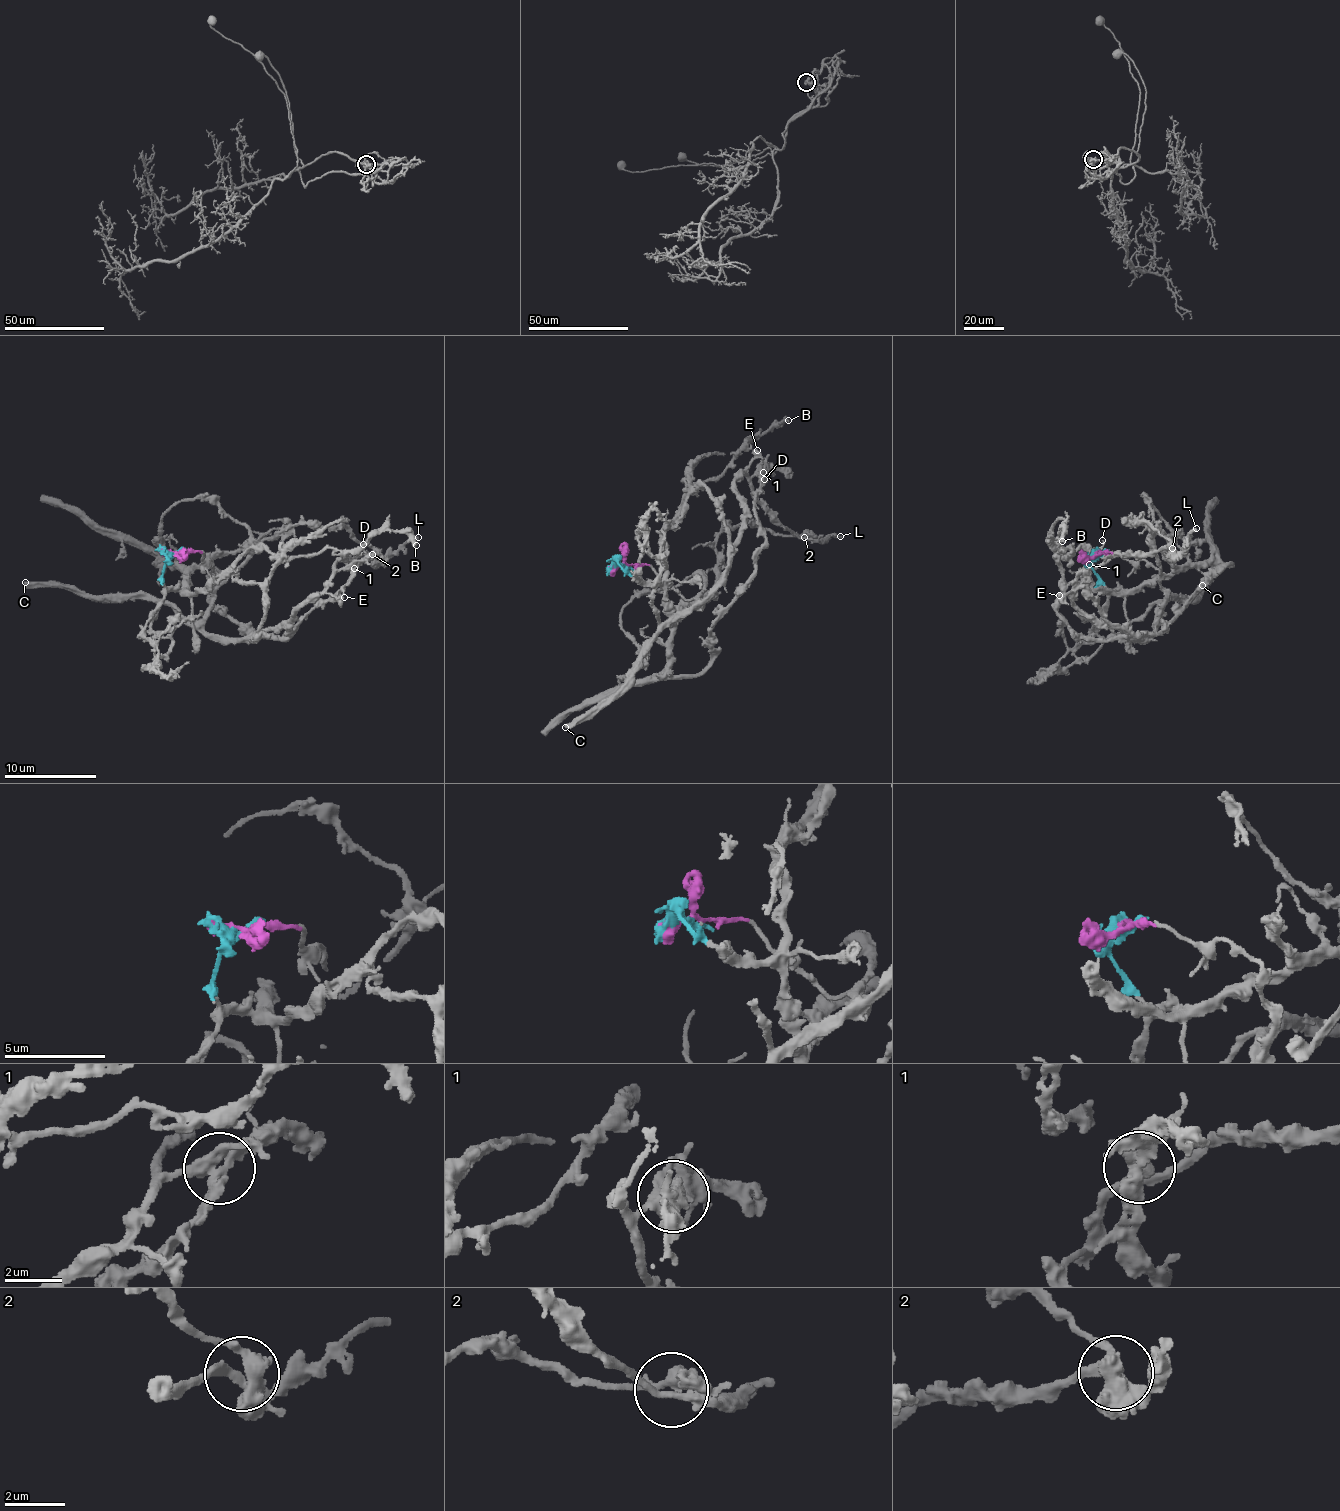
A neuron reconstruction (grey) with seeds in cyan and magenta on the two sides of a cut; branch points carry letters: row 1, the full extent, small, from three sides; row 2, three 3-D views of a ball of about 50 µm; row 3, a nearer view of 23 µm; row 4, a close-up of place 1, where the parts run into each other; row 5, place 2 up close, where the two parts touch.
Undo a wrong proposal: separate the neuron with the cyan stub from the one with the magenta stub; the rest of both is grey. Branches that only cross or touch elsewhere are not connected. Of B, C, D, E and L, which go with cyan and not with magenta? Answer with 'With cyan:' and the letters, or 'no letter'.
With cyan: B, D

